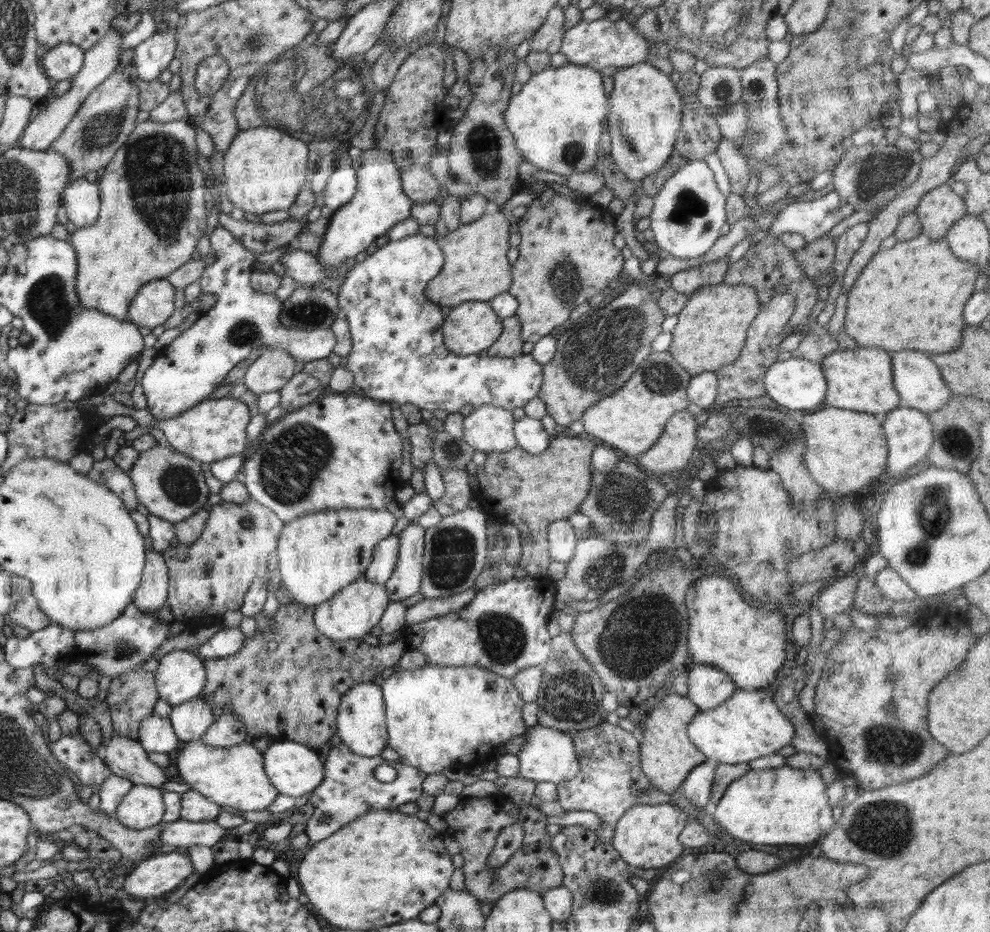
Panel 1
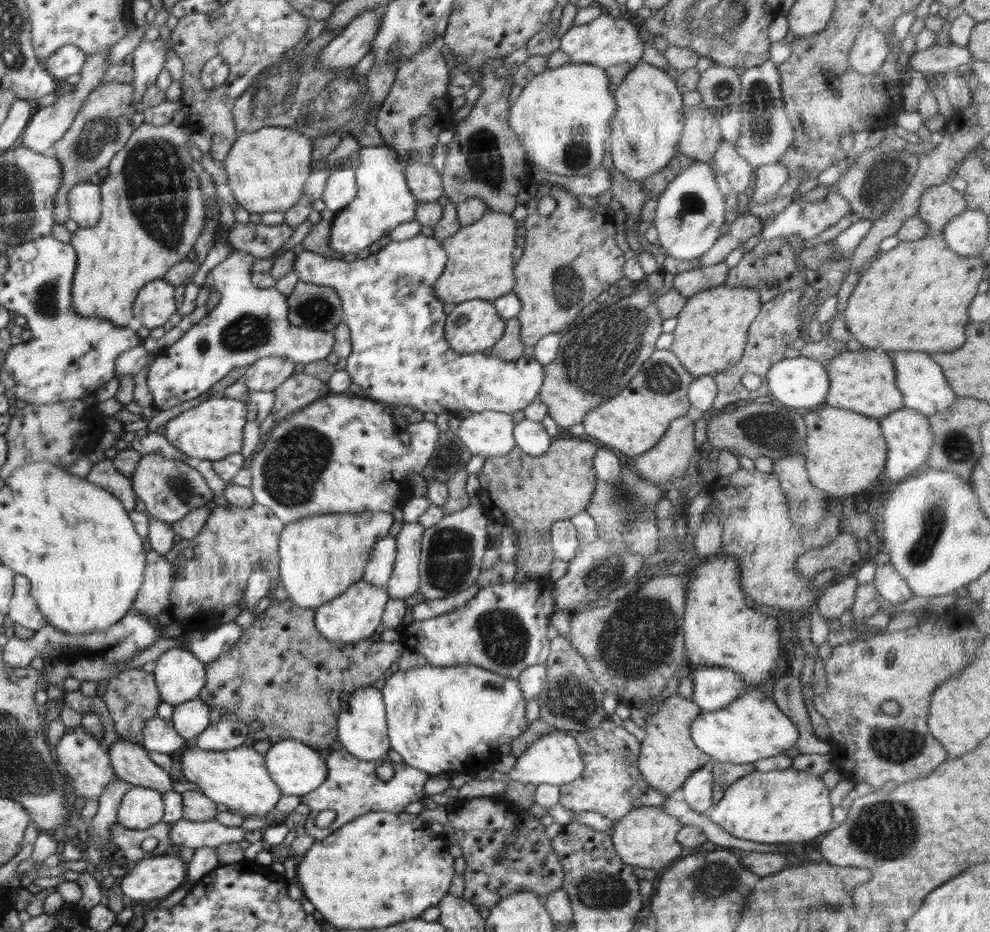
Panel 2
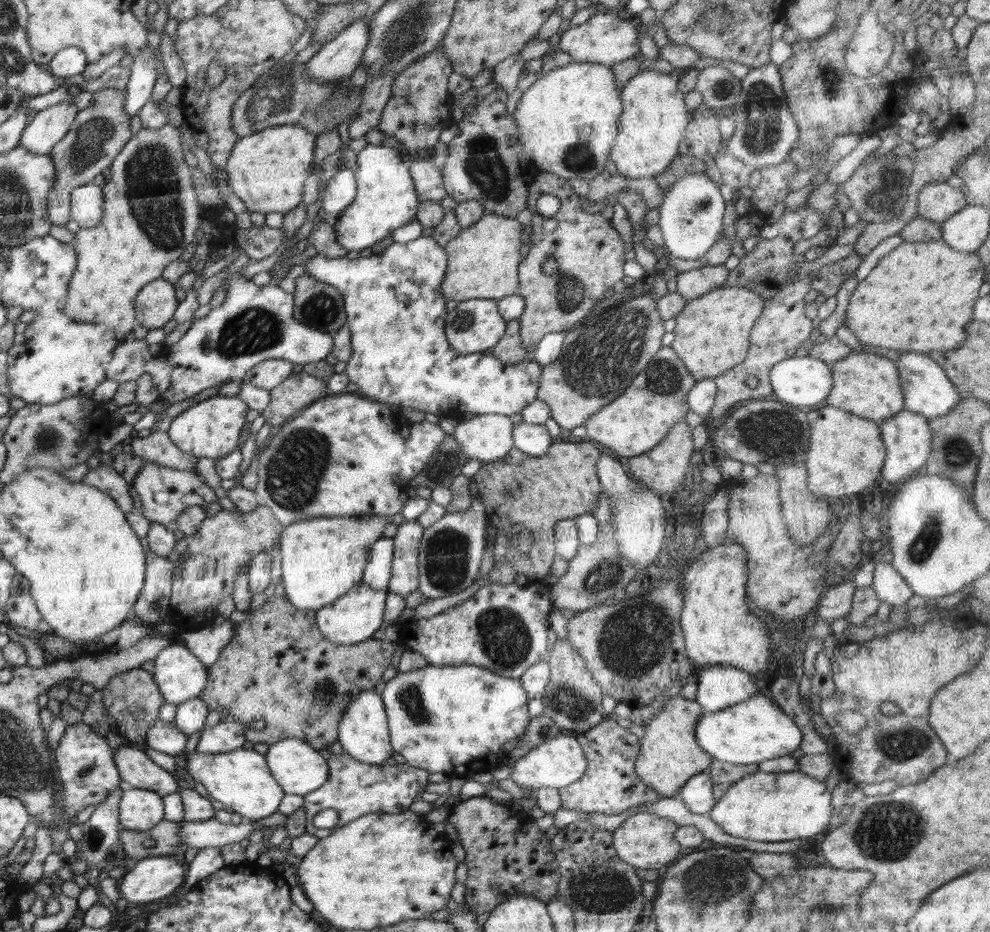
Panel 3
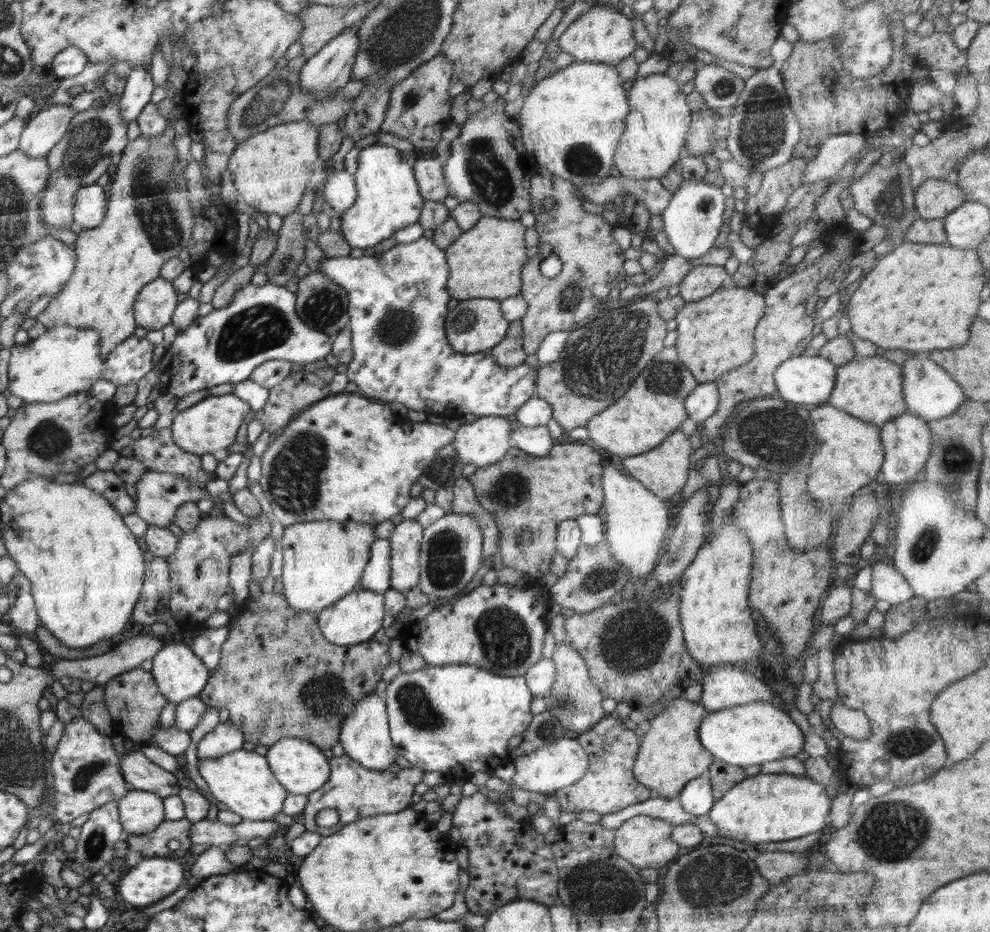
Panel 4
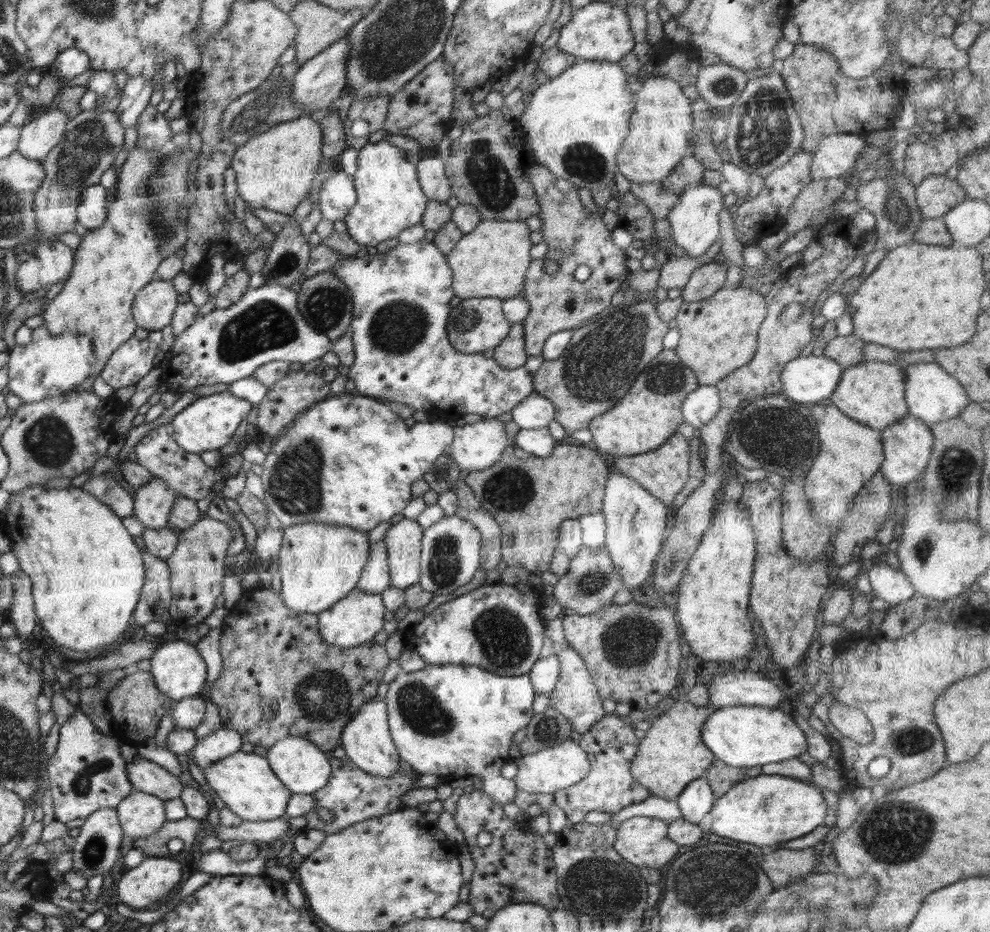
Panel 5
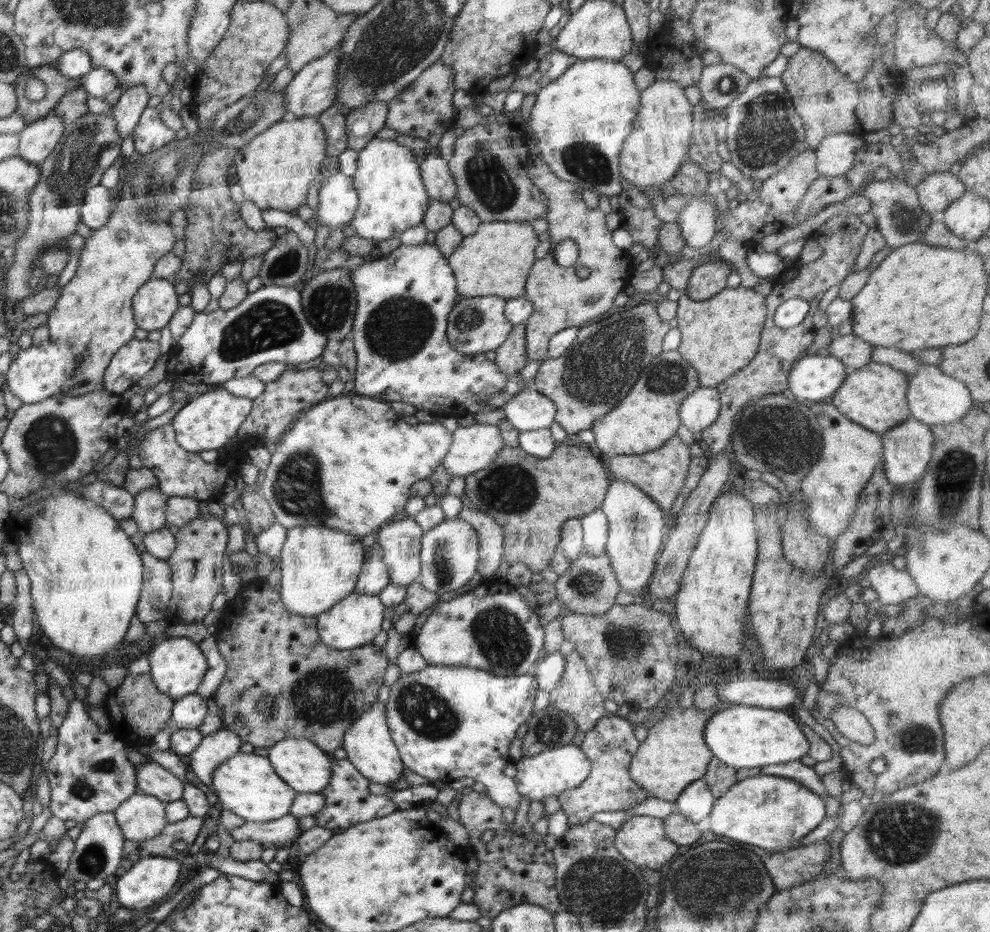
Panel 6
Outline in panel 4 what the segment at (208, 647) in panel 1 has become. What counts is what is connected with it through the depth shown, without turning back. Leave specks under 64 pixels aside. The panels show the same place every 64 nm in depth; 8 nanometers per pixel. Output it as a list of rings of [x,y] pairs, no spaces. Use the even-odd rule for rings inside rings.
[[[228,624],[213,629],[204,626],[193,639],[187,633],[184,638],[188,641],[188,645],[194,651],[194,654],[212,672],[218,666],[221,648],[224,641],[228,638],[228,633]]]

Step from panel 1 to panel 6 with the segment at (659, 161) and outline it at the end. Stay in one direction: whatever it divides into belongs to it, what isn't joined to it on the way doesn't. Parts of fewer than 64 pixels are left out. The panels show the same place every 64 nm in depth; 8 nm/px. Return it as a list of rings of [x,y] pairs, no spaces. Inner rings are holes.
[[[655,80],[640,94],[640,108],[635,116],[635,126],[626,138],[619,154],[619,169],[632,185],[660,187],[670,180],[687,159],[691,145],[692,105],[680,83]]]

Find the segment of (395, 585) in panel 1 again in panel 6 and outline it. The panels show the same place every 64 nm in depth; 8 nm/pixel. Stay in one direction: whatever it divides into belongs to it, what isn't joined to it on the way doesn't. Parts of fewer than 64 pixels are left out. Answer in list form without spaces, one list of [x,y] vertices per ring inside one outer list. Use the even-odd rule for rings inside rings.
[[[410,517],[386,522],[378,529],[377,542],[382,549],[390,583],[408,586],[418,580],[421,571],[421,526]]]

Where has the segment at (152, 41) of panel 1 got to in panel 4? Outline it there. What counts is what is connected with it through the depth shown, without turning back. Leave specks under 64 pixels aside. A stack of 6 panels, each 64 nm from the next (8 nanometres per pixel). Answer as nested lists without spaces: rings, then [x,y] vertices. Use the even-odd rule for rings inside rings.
[[[136,65],[125,78],[125,89],[121,94],[119,107],[126,121],[132,122],[150,102],[155,86],[150,70],[144,65]]]

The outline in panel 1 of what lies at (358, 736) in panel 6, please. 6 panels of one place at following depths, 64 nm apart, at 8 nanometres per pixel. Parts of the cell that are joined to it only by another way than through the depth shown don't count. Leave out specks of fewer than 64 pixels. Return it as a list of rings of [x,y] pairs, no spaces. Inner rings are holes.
[[[373,681],[359,682],[351,686],[340,701],[336,724],[336,732],[341,742],[352,752],[367,757],[380,755],[388,742],[381,686]]]

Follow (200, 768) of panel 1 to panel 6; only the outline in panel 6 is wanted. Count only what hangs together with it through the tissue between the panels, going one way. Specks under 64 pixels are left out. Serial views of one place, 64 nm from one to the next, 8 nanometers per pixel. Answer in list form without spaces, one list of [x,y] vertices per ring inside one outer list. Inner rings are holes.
[[[238,751],[217,766],[210,786],[224,809],[234,812],[247,822],[270,822],[290,814],[292,801],[298,792],[286,784],[275,772],[268,757]]]

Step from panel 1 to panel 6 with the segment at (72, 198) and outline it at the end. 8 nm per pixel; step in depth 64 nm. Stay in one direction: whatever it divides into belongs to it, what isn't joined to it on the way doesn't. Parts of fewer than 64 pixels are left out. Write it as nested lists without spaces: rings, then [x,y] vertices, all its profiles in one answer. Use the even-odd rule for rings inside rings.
[[[105,186],[90,187],[85,202],[82,203],[82,222],[93,230],[106,224],[114,208],[110,191]]]

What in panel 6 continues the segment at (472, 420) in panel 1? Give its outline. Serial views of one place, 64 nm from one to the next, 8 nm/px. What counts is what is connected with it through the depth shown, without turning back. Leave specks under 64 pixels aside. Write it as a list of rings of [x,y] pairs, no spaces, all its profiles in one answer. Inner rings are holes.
[[[475,423],[452,431],[453,441],[441,460],[456,484],[474,472],[487,468],[505,447],[498,424]]]

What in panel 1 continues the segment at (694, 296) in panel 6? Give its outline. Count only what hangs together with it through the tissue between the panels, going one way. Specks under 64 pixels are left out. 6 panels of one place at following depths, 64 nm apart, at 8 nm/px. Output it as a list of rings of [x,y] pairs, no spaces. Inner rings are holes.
[[[724,255],[714,262],[677,272],[671,276],[671,288],[690,296],[700,288],[720,284],[728,265],[728,255]]]

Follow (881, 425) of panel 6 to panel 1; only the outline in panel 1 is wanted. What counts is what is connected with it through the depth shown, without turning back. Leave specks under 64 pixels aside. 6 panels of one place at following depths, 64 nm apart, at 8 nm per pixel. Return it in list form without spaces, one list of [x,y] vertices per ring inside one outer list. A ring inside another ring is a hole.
[[[855,347],[838,349],[820,363],[826,377],[827,392],[824,402],[828,406],[883,417],[899,407],[899,395],[893,385],[892,363],[883,348]]]

